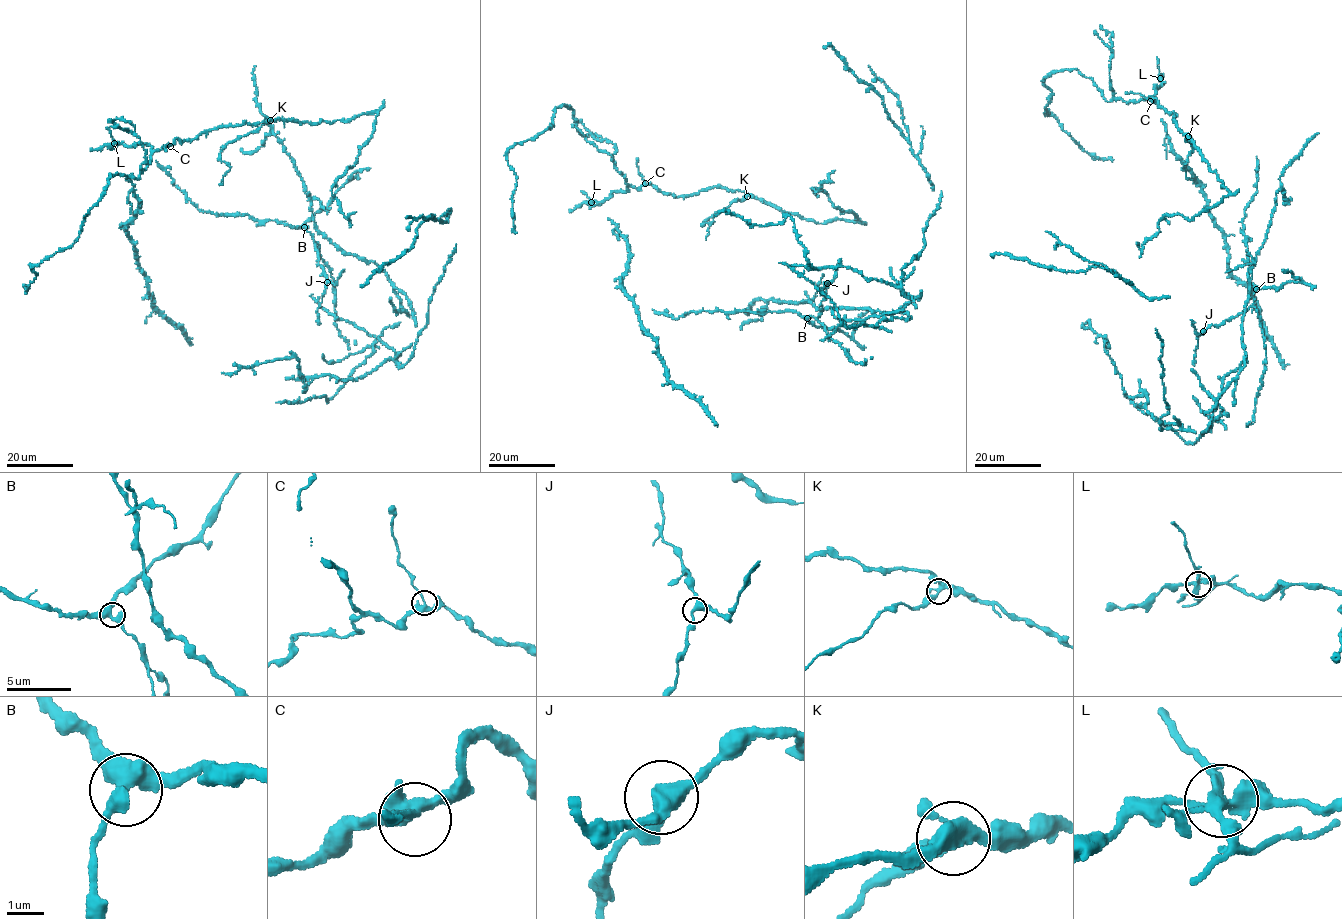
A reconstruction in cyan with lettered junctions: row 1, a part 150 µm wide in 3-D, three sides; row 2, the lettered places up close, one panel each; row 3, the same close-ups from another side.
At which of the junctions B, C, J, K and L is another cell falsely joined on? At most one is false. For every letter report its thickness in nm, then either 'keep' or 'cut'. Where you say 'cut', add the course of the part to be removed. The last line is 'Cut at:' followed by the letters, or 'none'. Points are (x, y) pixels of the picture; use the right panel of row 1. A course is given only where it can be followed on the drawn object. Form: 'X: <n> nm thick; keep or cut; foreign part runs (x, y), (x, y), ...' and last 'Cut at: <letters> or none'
B: 420 nm thick; keep
C: 320 nm thick; keep
J: 360 nm thick; keep
K: 300 nm thick; keep
L: 320 nm thick; cut; foreign part runs (1160, 78), (1157, 57)
Cut at: L

